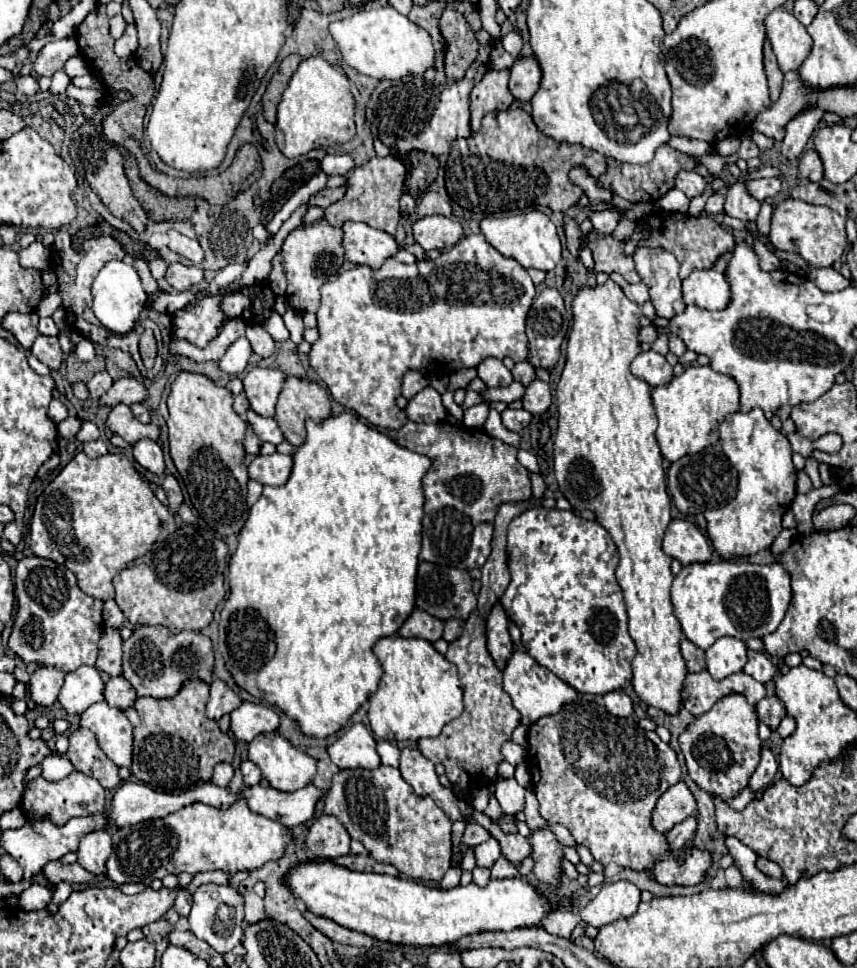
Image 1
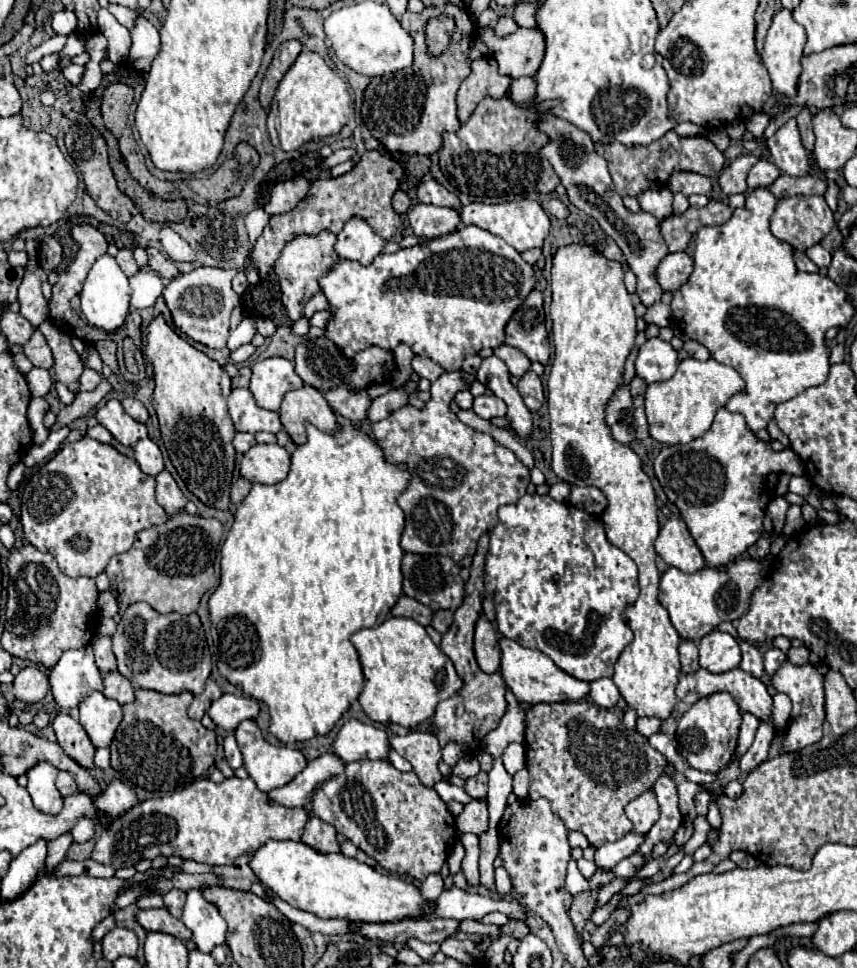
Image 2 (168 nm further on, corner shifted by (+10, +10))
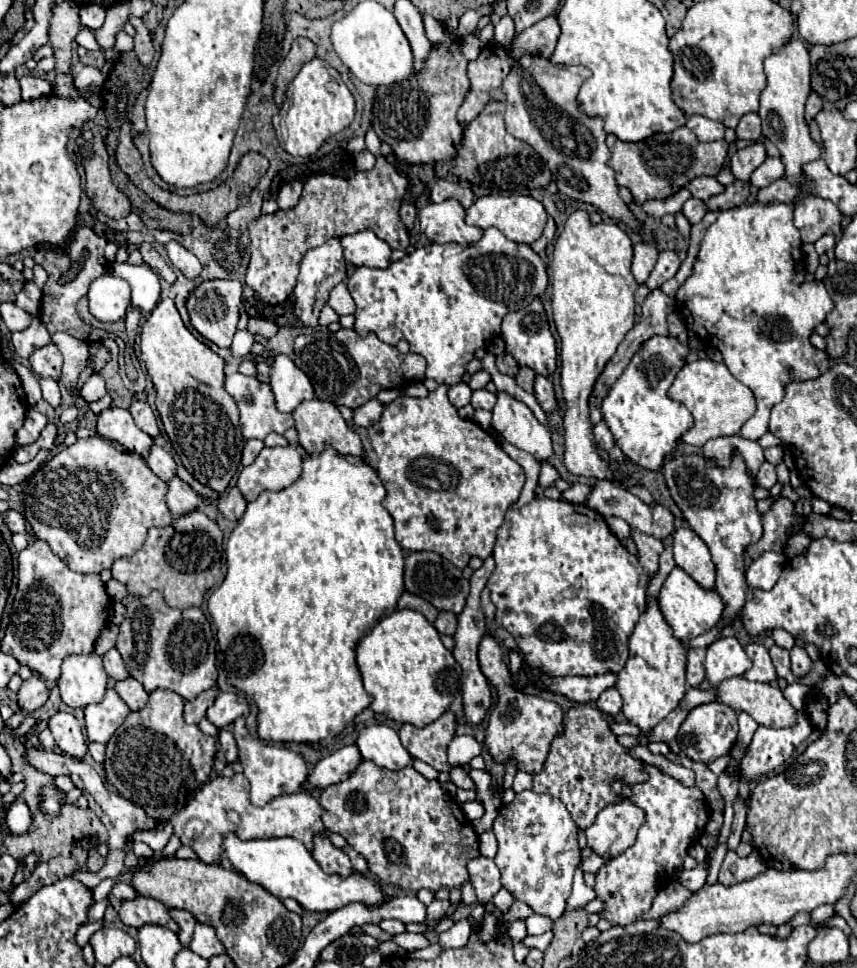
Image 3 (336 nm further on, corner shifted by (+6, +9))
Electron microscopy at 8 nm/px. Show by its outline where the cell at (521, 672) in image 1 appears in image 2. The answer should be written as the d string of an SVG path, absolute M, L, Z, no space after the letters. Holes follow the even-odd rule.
M502 638L500 640L500 650L502 650L502 664L500 664L500 674L506 682L506 686L514 692L516 700L522 704L538 704L538 702L572 702L580 700L588 694L588 682L576 680L564 670L556 668L556 664L544 656L538 650L530 650L520 646L514 640Z

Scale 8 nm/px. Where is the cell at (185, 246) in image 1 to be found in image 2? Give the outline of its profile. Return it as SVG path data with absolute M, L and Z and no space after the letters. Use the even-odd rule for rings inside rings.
M164 226L160 230L160 244L172 260L180 260L180 262L196 260L196 252L190 248L190 244L180 234L176 234L170 226Z

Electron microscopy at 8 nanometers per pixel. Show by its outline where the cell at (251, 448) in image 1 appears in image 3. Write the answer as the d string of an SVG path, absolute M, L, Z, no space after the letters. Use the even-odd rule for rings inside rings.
M248 439L242 451L242 465L252 465L252 461L256 459L256 455L262 451L264 443L260 439Z

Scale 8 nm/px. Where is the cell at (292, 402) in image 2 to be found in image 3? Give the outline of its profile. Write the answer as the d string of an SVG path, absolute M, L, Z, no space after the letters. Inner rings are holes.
M320 399L302 401L294 409L294 419L296 419L298 437L300 437L298 441L306 449L308 455L320 455L324 451L324 445L332 445L340 455L352 455L352 457L360 457L360 459L366 457L360 437L346 425L346 421L340 415L340 411L338 411L336 405L332 405L328 401L320 401Z

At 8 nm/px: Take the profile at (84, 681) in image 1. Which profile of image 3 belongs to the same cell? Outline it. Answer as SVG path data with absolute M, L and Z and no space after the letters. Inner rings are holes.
M96 653L72 655L64 659L58 687L66 705L86 707L90 703L100 703L106 693L106 683L106 671Z

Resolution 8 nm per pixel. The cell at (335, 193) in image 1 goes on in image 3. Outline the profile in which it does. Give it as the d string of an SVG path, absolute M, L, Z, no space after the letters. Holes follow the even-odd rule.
M292 181L292 183L284 185L280 195L278 195L278 207L280 209L292 209L298 203L300 193L302 193L302 183L300 181Z

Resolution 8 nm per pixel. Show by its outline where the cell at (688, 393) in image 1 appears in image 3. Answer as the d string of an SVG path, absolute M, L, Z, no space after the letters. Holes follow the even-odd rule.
M696 359L692 363L686 363L668 393L672 399L684 403L694 415L694 427L682 437L682 441L688 445L702 447L710 439L722 435L736 435L744 421L748 421L756 411L752 391L742 385L724 363L716 363L712 359Z

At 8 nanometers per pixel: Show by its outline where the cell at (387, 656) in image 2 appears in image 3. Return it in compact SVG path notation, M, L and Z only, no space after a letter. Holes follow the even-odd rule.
M396 609L380 619L358 643L356 661L364 689L374 697L370 709L396 723L412 723L416 727L430 725L450 707L460 691L460 665L442 645L436 627L416 609Z

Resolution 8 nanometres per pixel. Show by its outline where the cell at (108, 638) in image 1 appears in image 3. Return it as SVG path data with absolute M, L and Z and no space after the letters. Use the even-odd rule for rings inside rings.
M110 649L102 659L104 659L104 669L106 669L110 679L114 679L114 681L128 679L126 665L124 665L124 661L122 661L122 657L120 657L120 653L116 649Z

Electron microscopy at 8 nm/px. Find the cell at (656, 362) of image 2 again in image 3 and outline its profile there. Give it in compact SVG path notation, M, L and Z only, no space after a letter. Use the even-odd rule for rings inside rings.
M672 335L650 337L644 341L644 345L640 345L624 373L612 383L610 391L600 403L602 417L612 431L616 445L628 459L644 469L660 471L664 457L676 449L682 435L694 425L692 413L680 401L668 399L672 381L684 367L686 357L694 351L698 351L694 343L684 345Z

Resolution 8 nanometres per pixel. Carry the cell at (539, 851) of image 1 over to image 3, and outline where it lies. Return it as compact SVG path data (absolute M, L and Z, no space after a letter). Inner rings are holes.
M534 791L516 793L512 803L498 809L492 831L498 839L494 863L502 873L502 887L518 901L530 905L534 913L552 919L562 917L572 891L572 875L580 863L578 827L564 803L552 795Z

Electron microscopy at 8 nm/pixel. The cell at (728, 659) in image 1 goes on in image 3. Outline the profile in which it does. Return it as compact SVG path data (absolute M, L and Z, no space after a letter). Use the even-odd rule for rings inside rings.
M734 637L716 639L706 653L706 679L712 685L720 685L728 677L740 677L752 667L752 661L744 653L742 645Z

